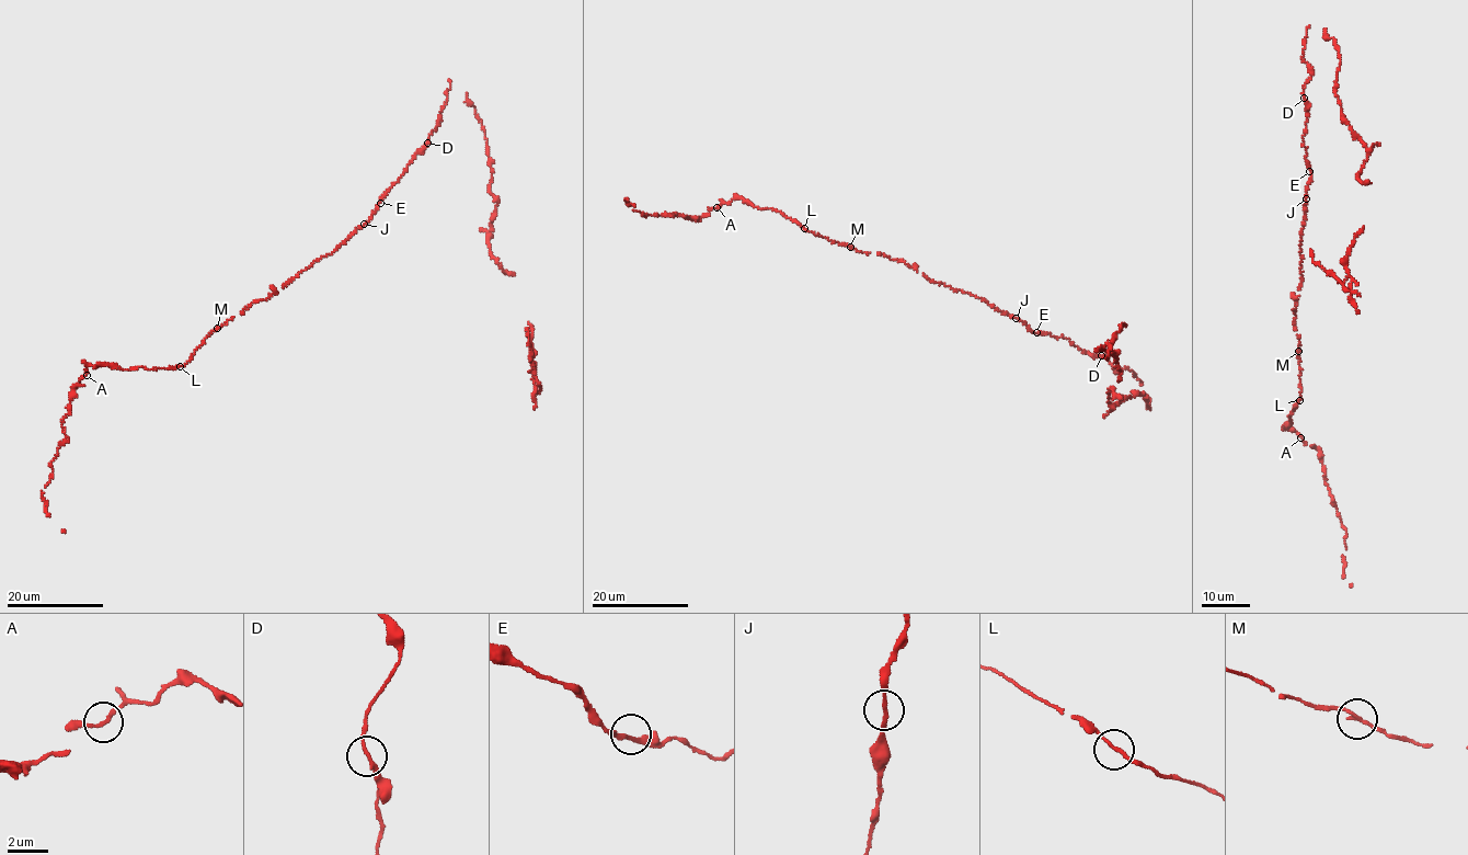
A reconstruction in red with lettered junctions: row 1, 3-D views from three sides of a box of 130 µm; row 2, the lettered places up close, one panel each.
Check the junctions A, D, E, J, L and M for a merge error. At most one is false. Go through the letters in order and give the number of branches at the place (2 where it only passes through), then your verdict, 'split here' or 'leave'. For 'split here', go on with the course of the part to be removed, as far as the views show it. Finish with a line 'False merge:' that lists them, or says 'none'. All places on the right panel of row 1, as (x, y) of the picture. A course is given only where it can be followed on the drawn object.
A: branches 2; leave
D: branches 2; split here
E: branches 2; leave
J: branches 2; leave
L: branches 2; leave
M: branches 2; leave
False merge: D

